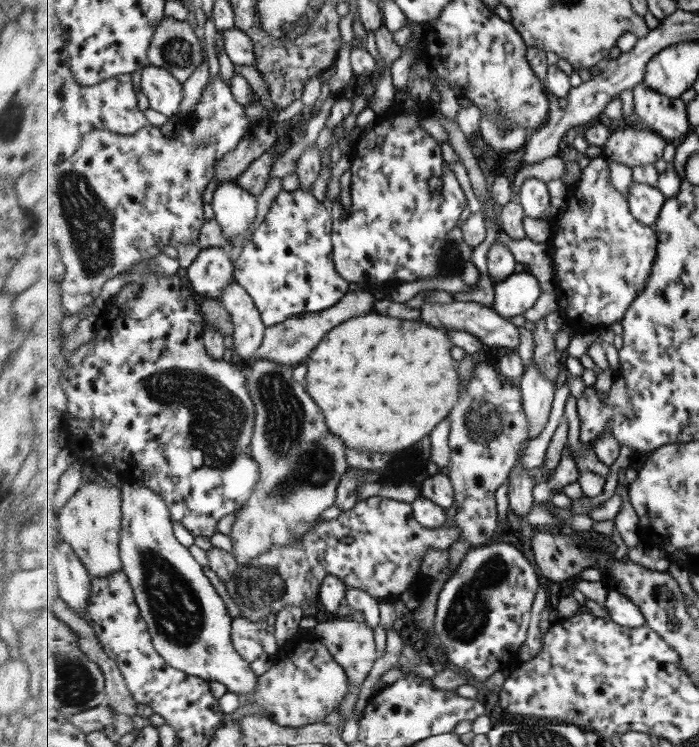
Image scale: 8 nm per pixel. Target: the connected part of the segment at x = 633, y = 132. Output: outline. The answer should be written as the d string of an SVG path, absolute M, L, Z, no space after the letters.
M627 125L612 133L603 146L602 156L610 163L615 161L631 168L654 165L664 158L667 143L666 138L646 127Z

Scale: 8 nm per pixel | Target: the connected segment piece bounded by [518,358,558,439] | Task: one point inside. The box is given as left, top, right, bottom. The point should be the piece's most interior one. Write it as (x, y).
(539, 392)

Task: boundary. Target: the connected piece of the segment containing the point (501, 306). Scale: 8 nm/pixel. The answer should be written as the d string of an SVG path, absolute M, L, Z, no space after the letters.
M521 268L504 281L495 283L493 308L506 319L521 316L539 300L542 293L538 278Z

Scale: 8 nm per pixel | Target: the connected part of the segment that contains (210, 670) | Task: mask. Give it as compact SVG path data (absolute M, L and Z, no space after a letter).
M133 481L124 490L124 518L120 536L120 555L122 570L127 574L134 592L140 613L147 621L152 633L153 644L157 652L173 665L173 668L193 676L224 684L235 694L245 695L248 702L243 708L238 707L234 712L224 714L221 725L227 721L241 720L245 716L259 715L256 706L257 674L250 671L249 661L237 652L232 641L232 620L225 606L225 600L217 594L213 584L203 572L203 566L191 556L189 547L183 546L173 534L172 512L161 494L153 492L148 485Z

